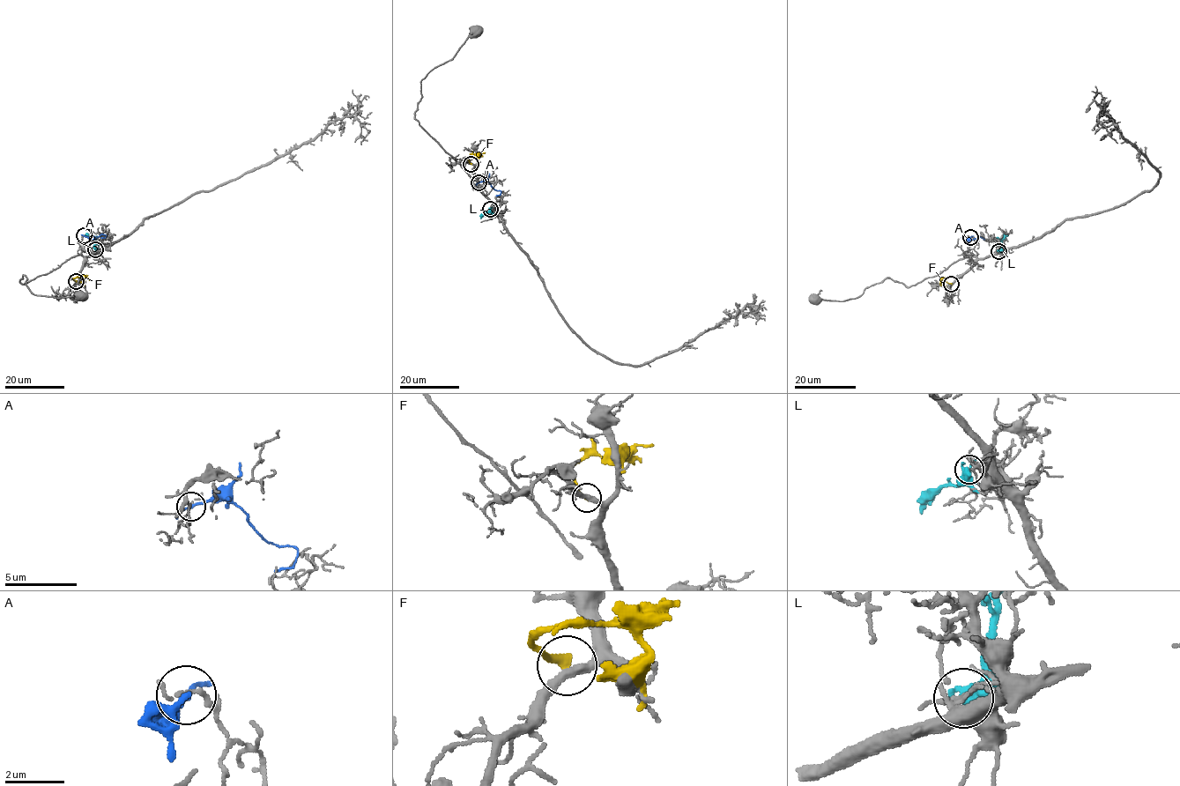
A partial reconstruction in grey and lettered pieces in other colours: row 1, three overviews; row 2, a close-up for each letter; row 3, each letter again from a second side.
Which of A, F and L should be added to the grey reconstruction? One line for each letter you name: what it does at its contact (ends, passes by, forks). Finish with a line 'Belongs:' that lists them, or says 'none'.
Belongs: none

